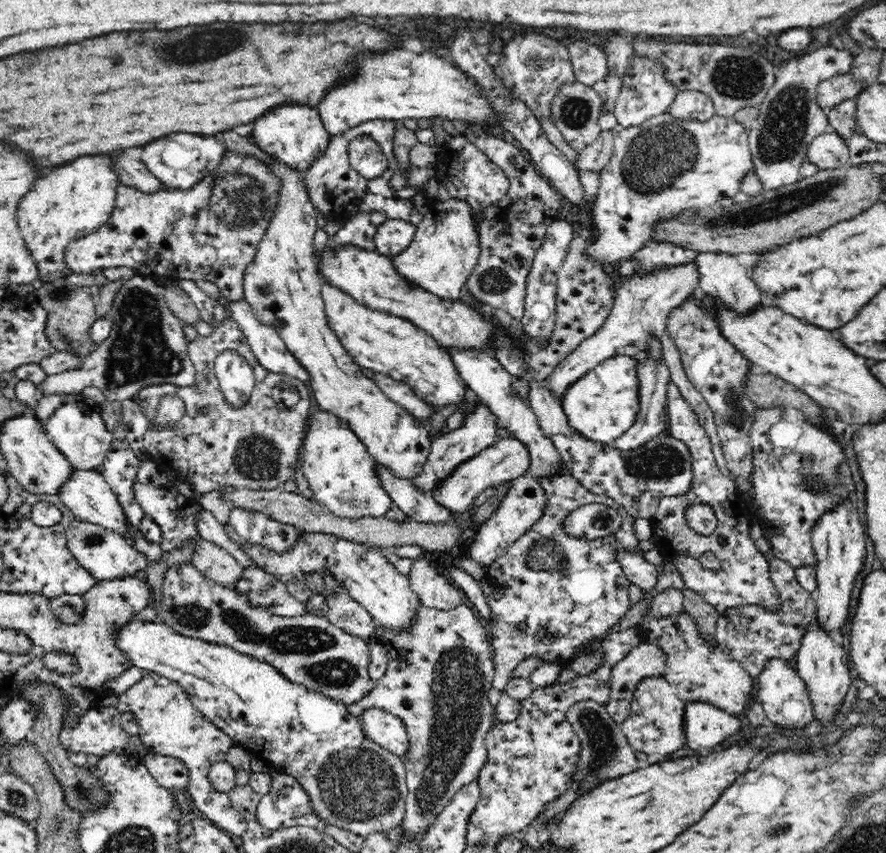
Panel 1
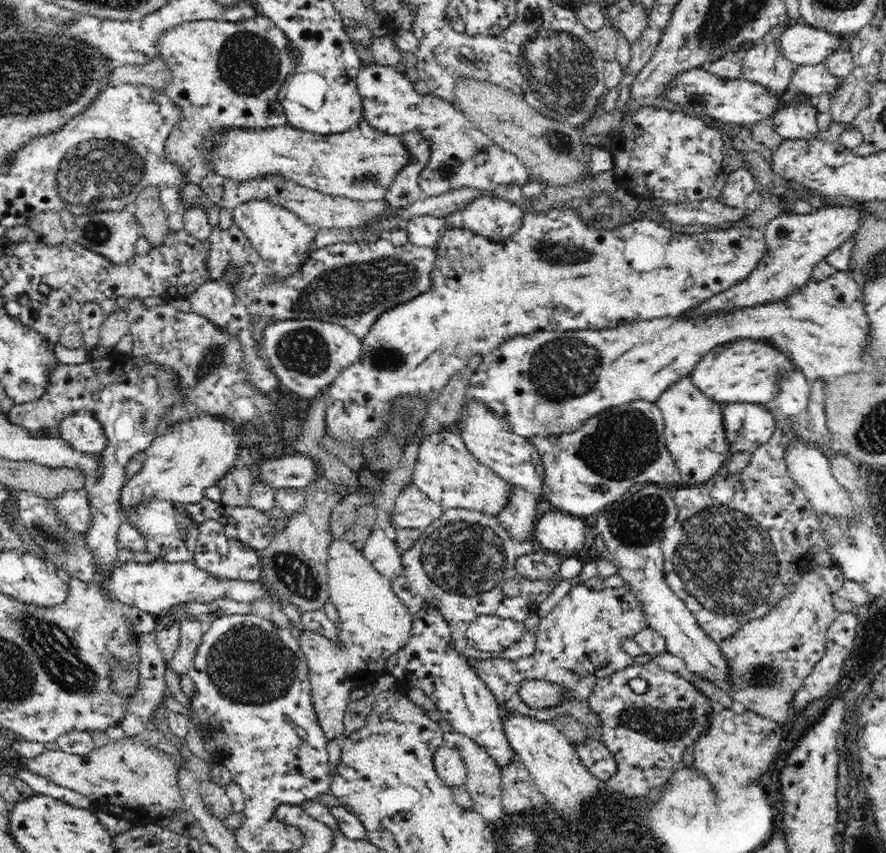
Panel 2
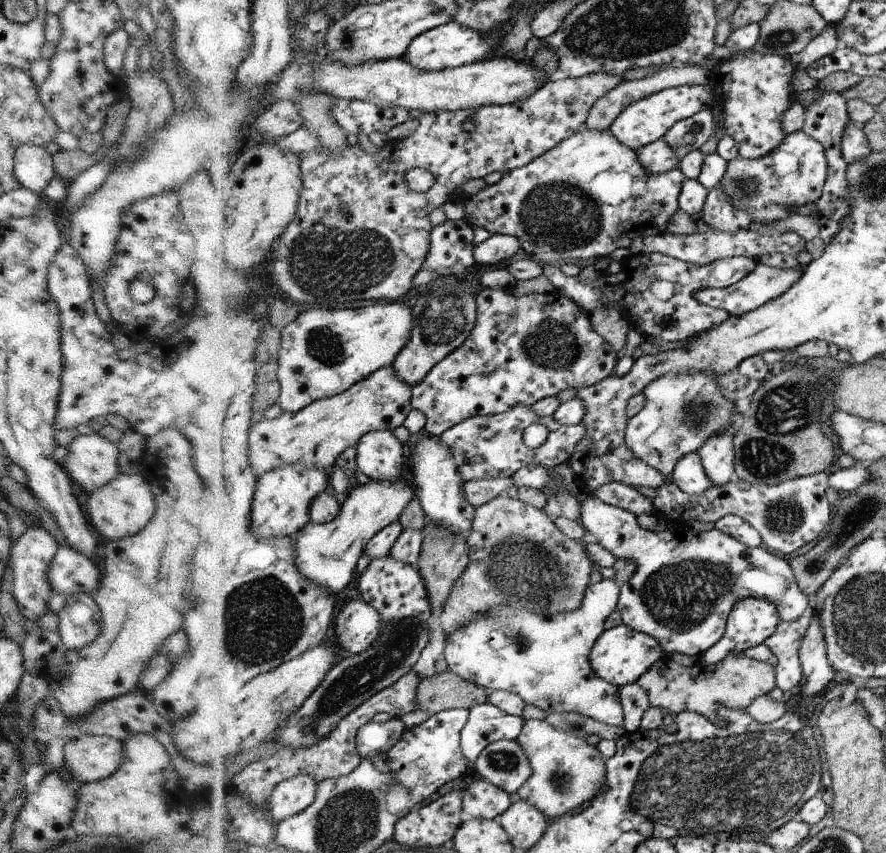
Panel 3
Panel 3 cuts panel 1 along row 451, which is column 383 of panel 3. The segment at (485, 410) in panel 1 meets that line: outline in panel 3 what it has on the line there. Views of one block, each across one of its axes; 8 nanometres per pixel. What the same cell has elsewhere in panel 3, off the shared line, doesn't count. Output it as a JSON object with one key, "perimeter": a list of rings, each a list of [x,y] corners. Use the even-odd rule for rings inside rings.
{"perimeter":[[[374,431],[358,444],[358,470],[374,481],[400,483],[404,479],[406,445],[392,432]]]}

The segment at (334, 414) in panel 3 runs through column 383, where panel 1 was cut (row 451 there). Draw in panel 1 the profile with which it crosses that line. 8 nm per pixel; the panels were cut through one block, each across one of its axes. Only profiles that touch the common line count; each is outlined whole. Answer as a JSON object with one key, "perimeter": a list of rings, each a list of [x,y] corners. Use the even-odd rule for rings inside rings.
{"perimeter":[[[262,149],[266,154],[262,158],[256,154],[249,157],[265,166],[267,173],[277,182],[277,187],[272,192],[271,202],[273,207],[268,211],[268,222],[262,238],[256,247],[256,254],[252,262],[248,263],[244,276],[244,295],[256,317],[266,325],[271,325],[274,331],[283,339],[290,353],[298,357],[298,361],[310,372],[309,386],[314,390],[314,395],[320,408],[330,410],[336,416],[348,421],[357,436],[366,444],[368,453],[398,479],[410,480],[414,478],[431,452],[431,444],[435,438],[430,434],[430,427],[426,420],[410,414],[402,405],[390,400],[370,378],[361,372],[360,366],[354,357],[342,345],[337,333],[330,327],[327,320],[325,303],[321,297],[321,284],[323,278],[318,270],[313,253],[313,244],[317,232],[318,218],[309,194],[306,191],[306,181],[303,171],[292,168],[288,163],[278,159],[272,153]]]}

